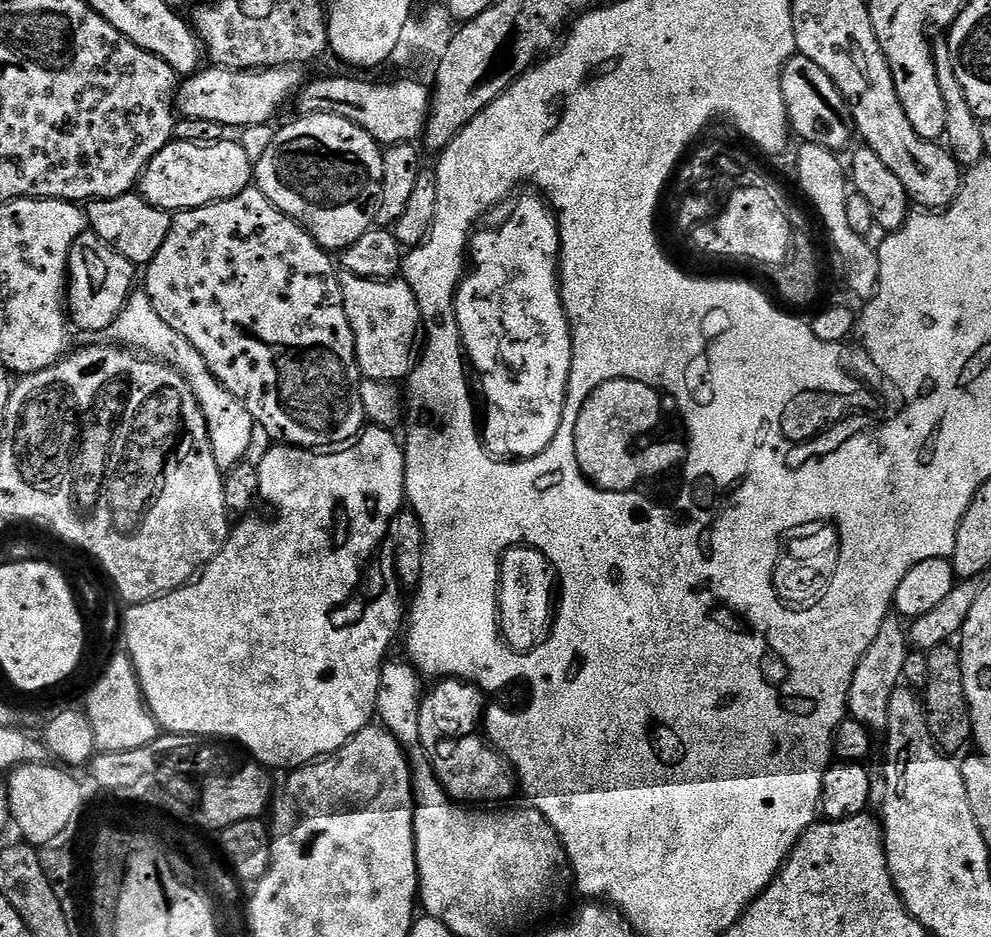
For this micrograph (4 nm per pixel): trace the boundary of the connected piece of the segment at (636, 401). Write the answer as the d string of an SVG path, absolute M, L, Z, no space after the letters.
M626 378L602 382L598 390L588 394L588 400L582 406L582 414L578 414L578 422L572 429L572 435L566 438L566 454L571 461L577 463L583 479L587 480L590 468L600 468L606 460L626 460L626 453L634 450L635 440L659 426L660 399L661 393L646 382Z

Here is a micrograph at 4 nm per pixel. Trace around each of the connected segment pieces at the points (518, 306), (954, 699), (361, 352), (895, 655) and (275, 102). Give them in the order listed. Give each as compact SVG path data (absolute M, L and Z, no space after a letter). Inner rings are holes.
M539 195L536 196L522 197L516 204L516 213L505 224L473 235L470 241L471 268L462 286L456 290L456 314L463 318L460 342L474 372L476 367L480 375L484 400L488 403L488 425L483 425L482 439L485 448L496 458L529 460L551 449L556 435L559 437L562 432L560 423L568 397L572 330L568 326L568 315L562 311L557 265L548 264L548 244L544 241L546 204ZM492 288L508 288L509 296L502 297L497 308L496 292ZM495 332L509 336L512 341L509 344L504 340L496 341Z
M950 644L929 648L926 652L930 674L928 685L922 690L924 717L936 747L945 754L956 754L973 739L971 711L966 698L966 686L962 678L962 658L960 650L952 649Z
M340 272L340 285L346 318L354 330L354 346L365 380L407 381L418 359L418 341L422 336L422 321L414 290L402 278L371 280L353 272Z
M894 614L884 620L879 636L868 647L860 660L848 692L848 710L851 719L862 722L870 730L887 729L890 698L903 681L905 662L910 651L910 640L903 621Z
M208 66L195 75L187 77L179 85L176 93L176 107L183 119L197 120L198 122L218 122L225 130L232 130L232 128L243 130L250 126L258 126L259 124L272 124L275 121L275 116L291 100L293 103L294 97L304 88L306 77L304 78L300 72L303 71L296 66L291 68L266 68L250 72L238 72L235 68Z

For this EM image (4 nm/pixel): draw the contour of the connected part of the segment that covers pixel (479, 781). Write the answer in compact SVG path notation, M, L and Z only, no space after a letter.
M475 734L468 737L462 737L461 740L442 746L436 752L435 766L436 773L440 775L440 785L448 792L449 798L458 804L465 806L496 806L501 802L508 802L518 788L518 781L512 765L492 747L491 743L483 735Z

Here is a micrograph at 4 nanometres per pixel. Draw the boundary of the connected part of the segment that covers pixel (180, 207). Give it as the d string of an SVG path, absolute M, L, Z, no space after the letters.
M225 138L217 144L195 144L173 139L148 164L140 177L139 195L164 212L184 212L187 208L204 208L220 200L242 194L254 180L254 161L235 139Z

